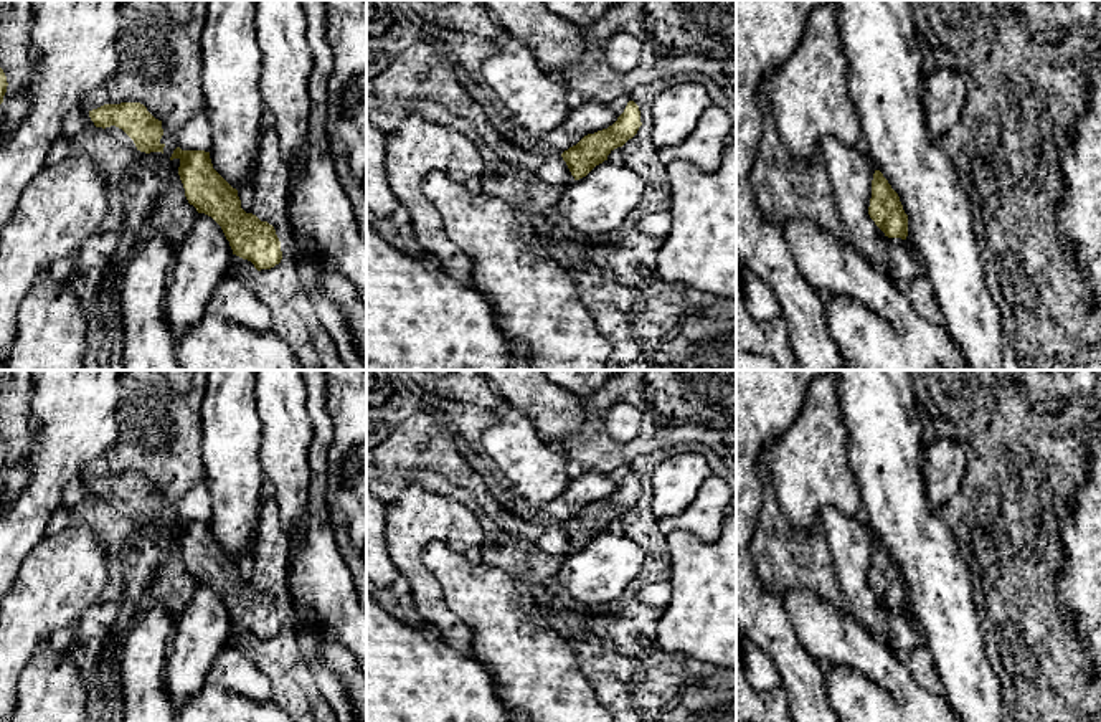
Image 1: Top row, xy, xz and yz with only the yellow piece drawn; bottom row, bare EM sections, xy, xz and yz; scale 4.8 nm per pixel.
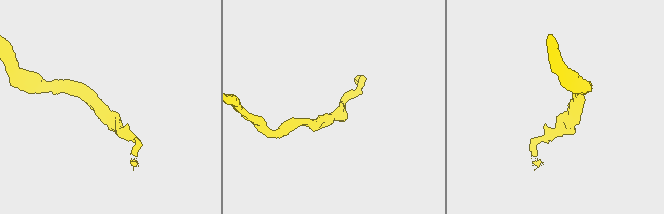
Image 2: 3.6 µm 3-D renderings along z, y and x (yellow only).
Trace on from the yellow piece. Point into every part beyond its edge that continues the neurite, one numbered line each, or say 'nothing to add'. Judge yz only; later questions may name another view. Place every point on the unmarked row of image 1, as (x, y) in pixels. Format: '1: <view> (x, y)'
nothing to add

